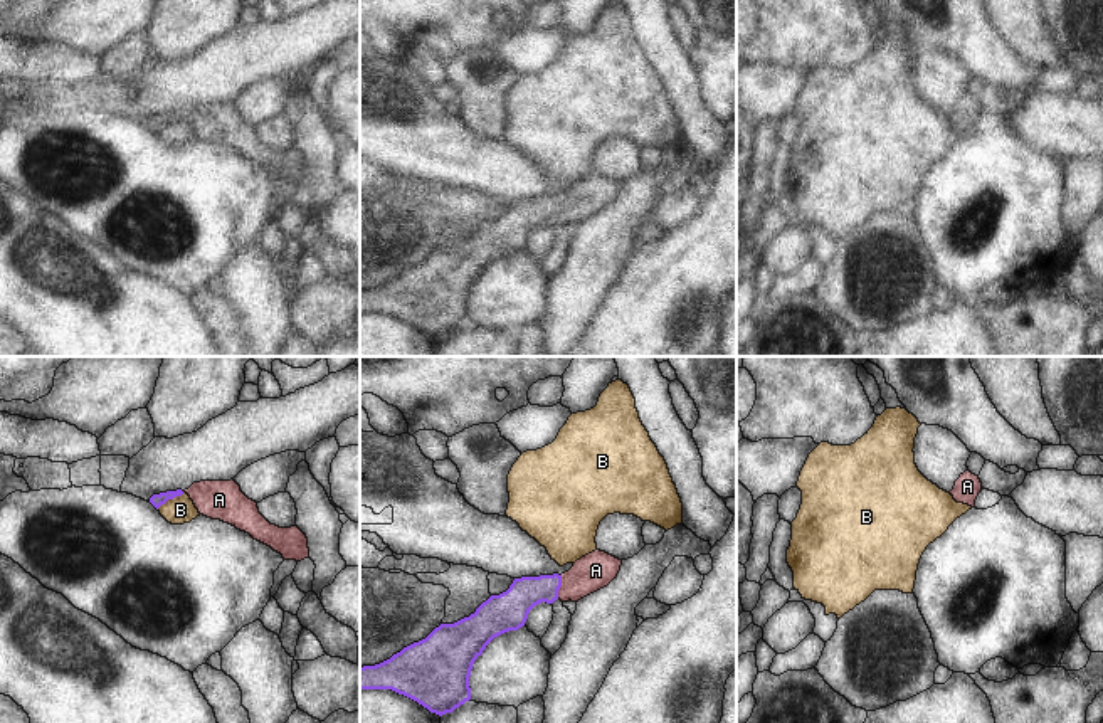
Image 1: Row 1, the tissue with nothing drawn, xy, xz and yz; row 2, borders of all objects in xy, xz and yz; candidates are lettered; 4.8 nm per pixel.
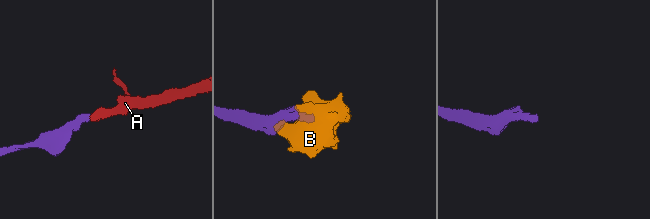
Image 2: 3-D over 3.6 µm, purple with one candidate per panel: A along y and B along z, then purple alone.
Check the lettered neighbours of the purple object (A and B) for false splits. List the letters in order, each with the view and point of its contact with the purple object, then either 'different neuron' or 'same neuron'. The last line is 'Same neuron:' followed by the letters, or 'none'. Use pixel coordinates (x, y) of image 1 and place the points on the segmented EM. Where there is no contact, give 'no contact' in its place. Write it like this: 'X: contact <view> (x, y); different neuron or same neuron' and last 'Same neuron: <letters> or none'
A: contact xz (560, 585); same neuron
B: contact xy (170, 498); different neuron
Same neuron: A

